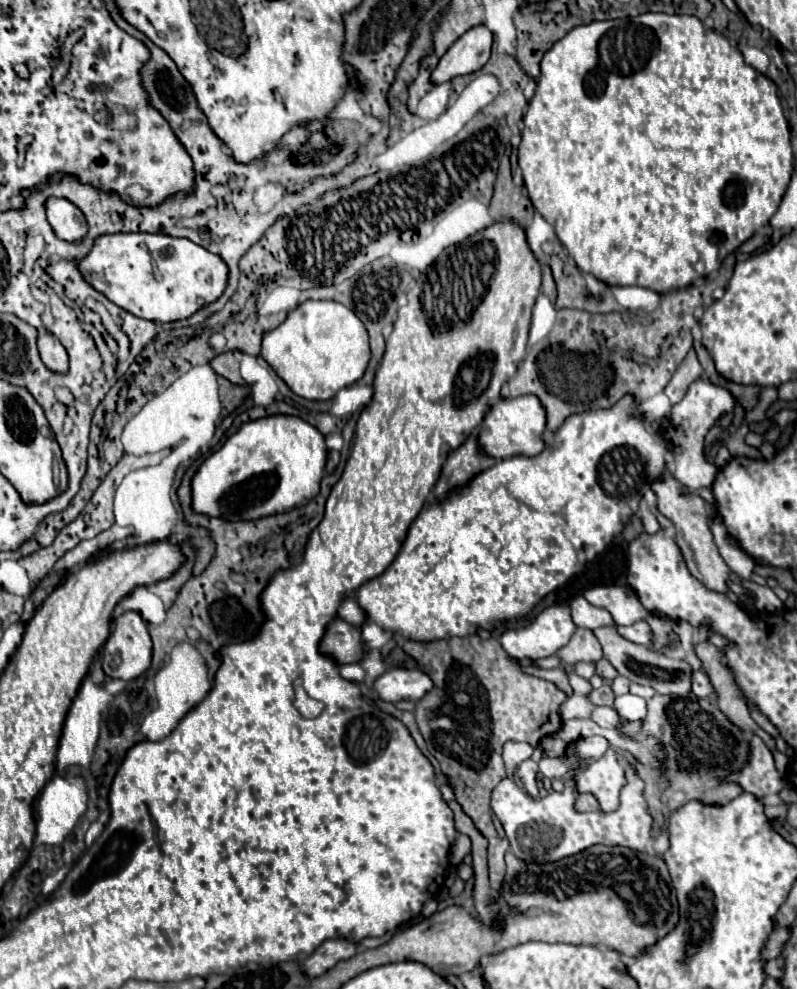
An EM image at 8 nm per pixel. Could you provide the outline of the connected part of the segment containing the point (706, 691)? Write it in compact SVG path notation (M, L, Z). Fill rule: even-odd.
M694 672L694 678L692 678L692 692L700 698L708 698L708 700L716 700L716 692L708 680L708 676L704 672Z

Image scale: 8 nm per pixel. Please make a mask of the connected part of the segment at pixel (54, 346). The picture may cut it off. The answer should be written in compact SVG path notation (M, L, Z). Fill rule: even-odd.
M40 330L38 334L38 352L42 362L54 370L54 372L66 372L68 370L68 354L60 340L46 330Z

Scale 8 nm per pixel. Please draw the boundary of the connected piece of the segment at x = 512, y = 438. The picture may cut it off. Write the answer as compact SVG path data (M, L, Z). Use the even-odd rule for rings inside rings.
M518 396L518 398L504 398L496 402L484 418L480 430L480 444L484 446L486 454L494 458L510 458L510 456L536 456L546 448L542 438L544 434L544 404L536 400L536 396Z

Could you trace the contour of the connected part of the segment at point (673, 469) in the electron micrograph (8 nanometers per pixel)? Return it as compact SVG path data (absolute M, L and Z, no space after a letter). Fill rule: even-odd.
M696 380L690 386L690 390L682 402L672 406L672 410L666 416L654 418L652 422L647 423L649 433L664 436L664 442L667 444L665 458L670 474L674 478L678 478L690 490L708 488L708 486L712 486L712 482L716 478L718 468L714 464L710 464L704 456L704 436L708 434L708 430L714 426L714 422L720 418L720 414L724 410L726 412L734 410L732 394L726 388L720 388L712 382ZM664 424L668 424L668 426L664 428Z

